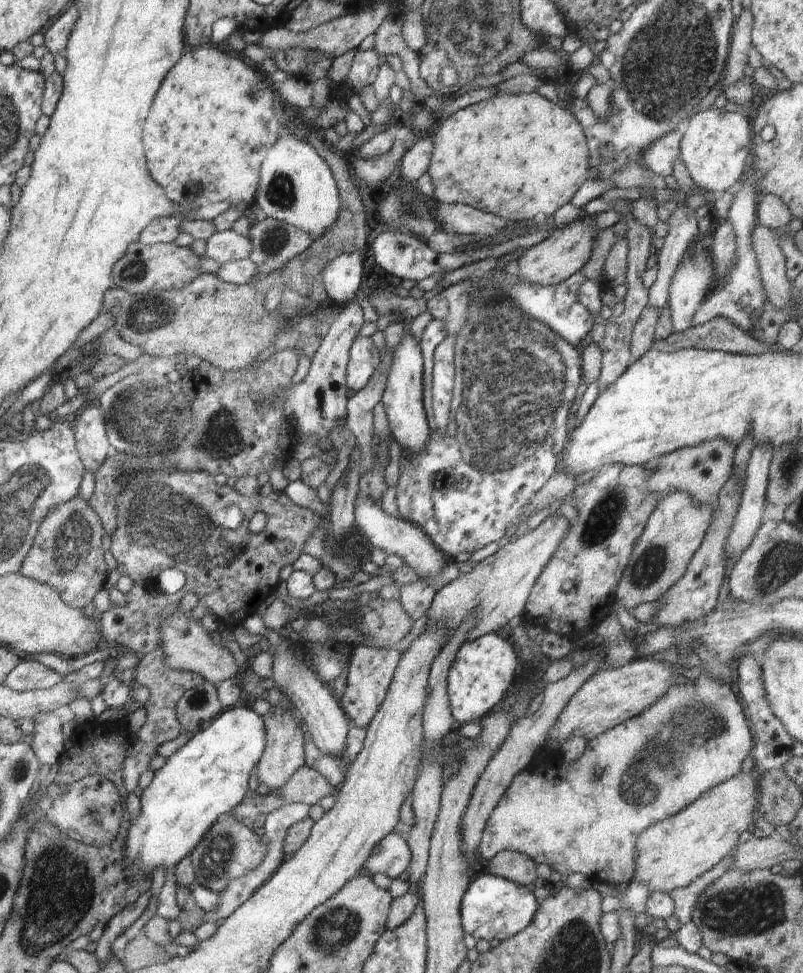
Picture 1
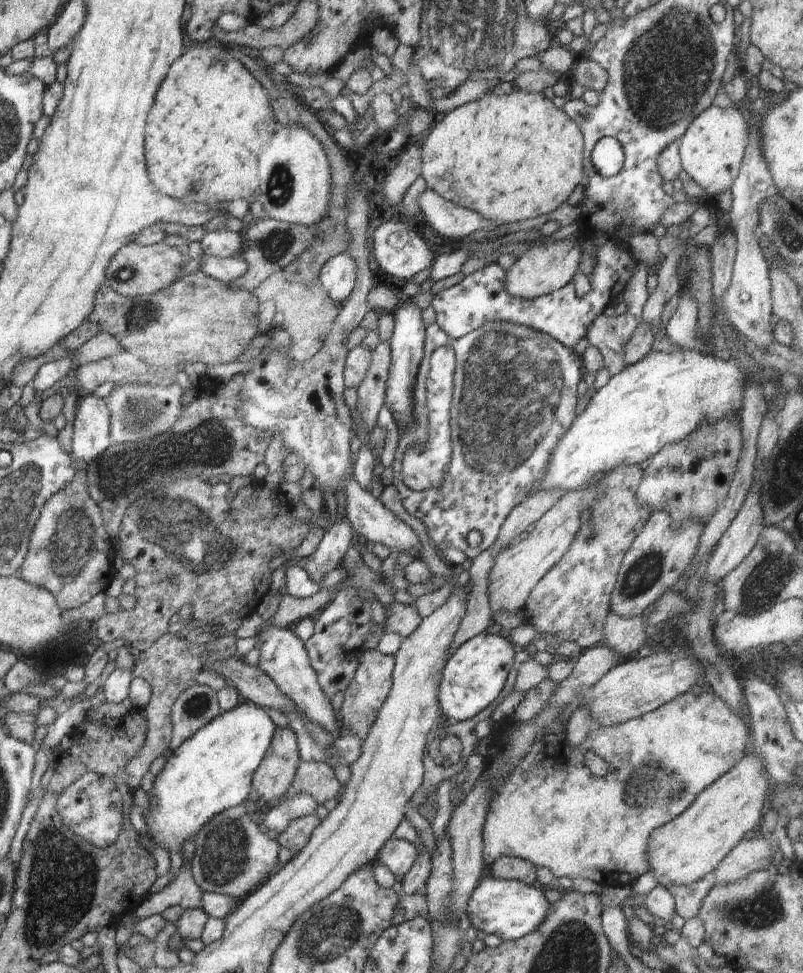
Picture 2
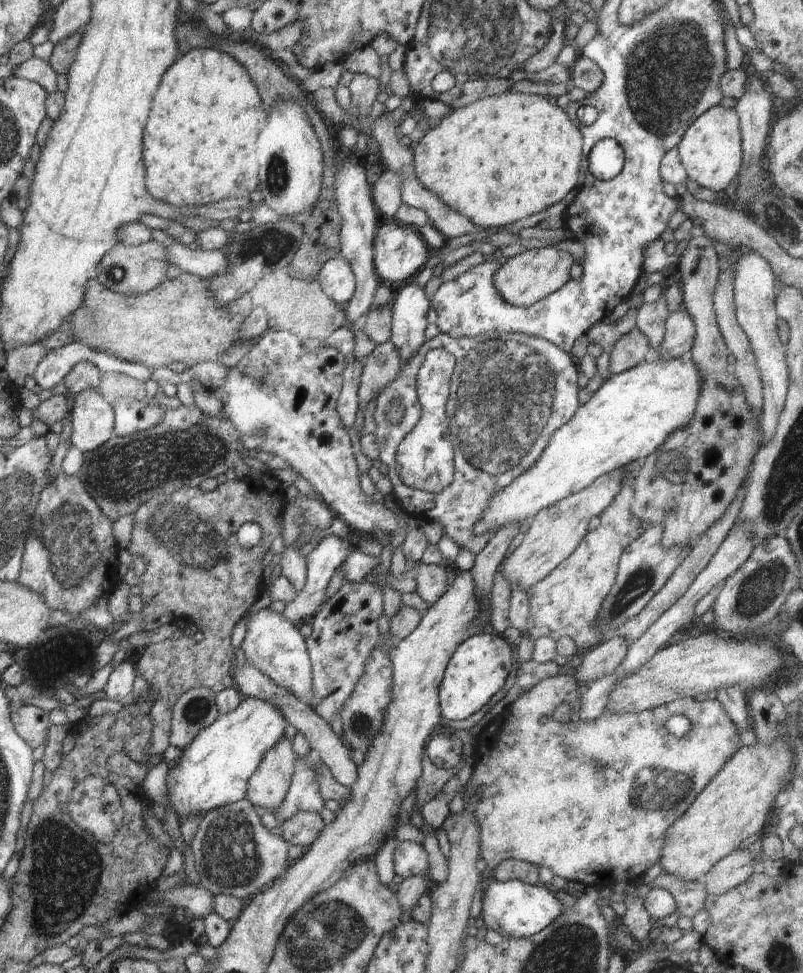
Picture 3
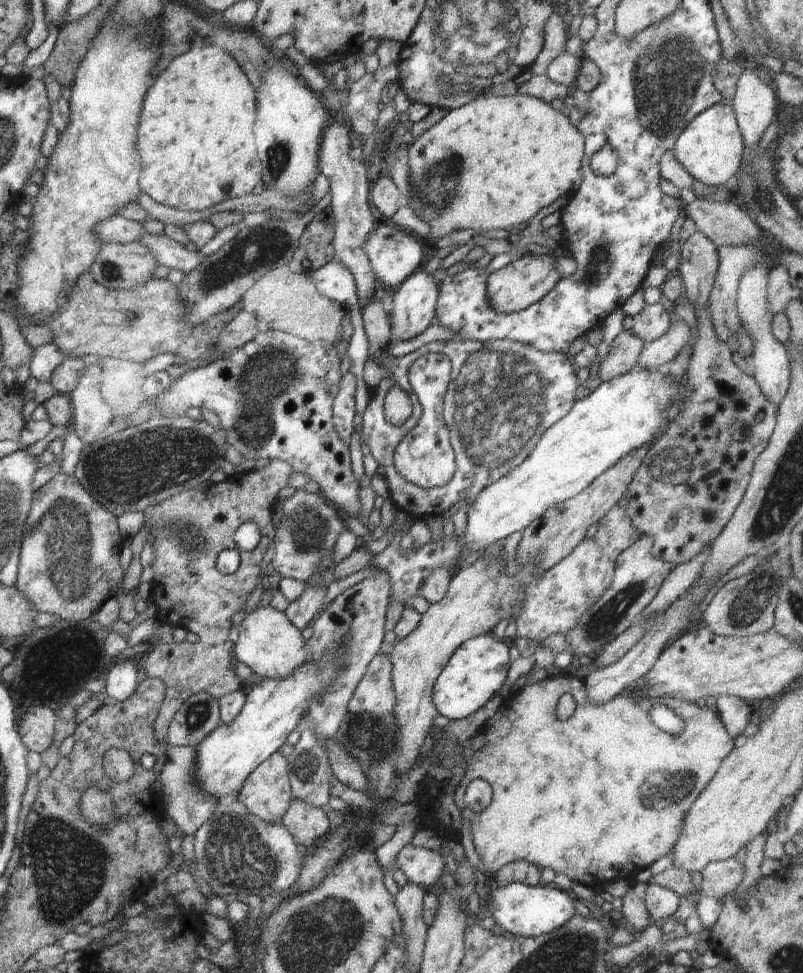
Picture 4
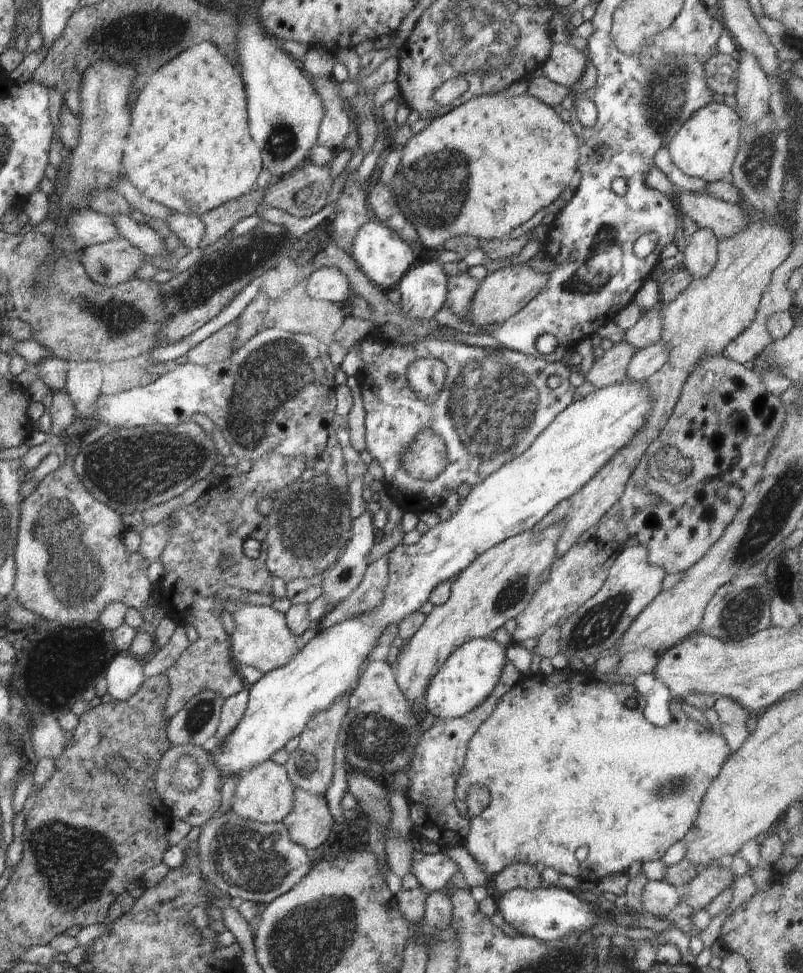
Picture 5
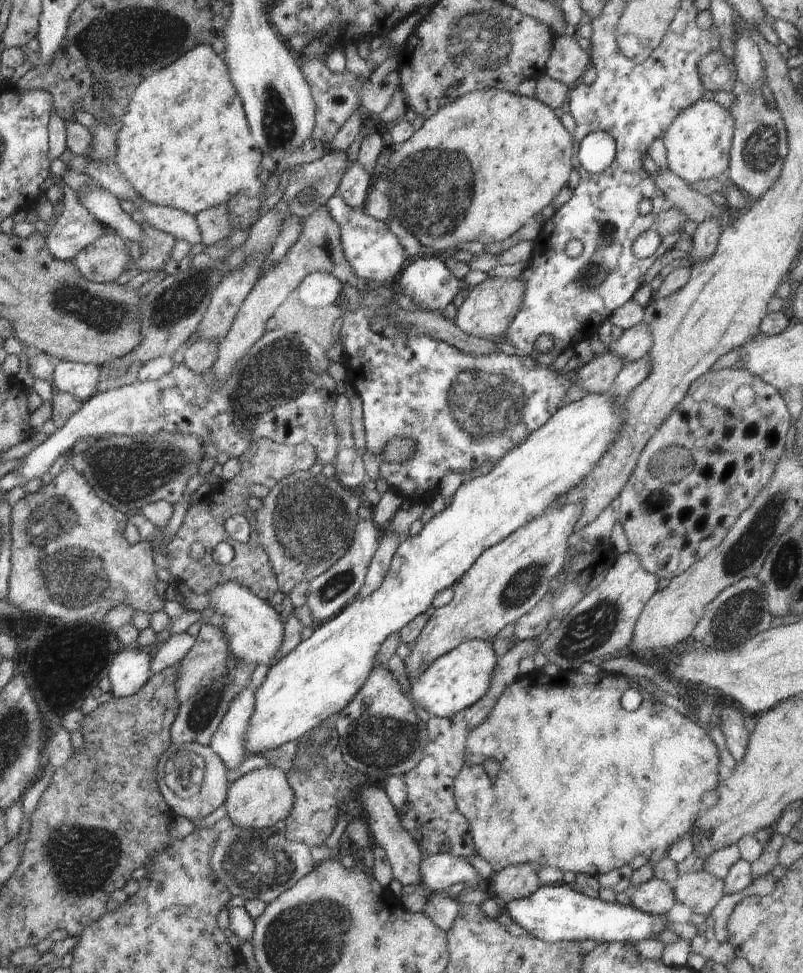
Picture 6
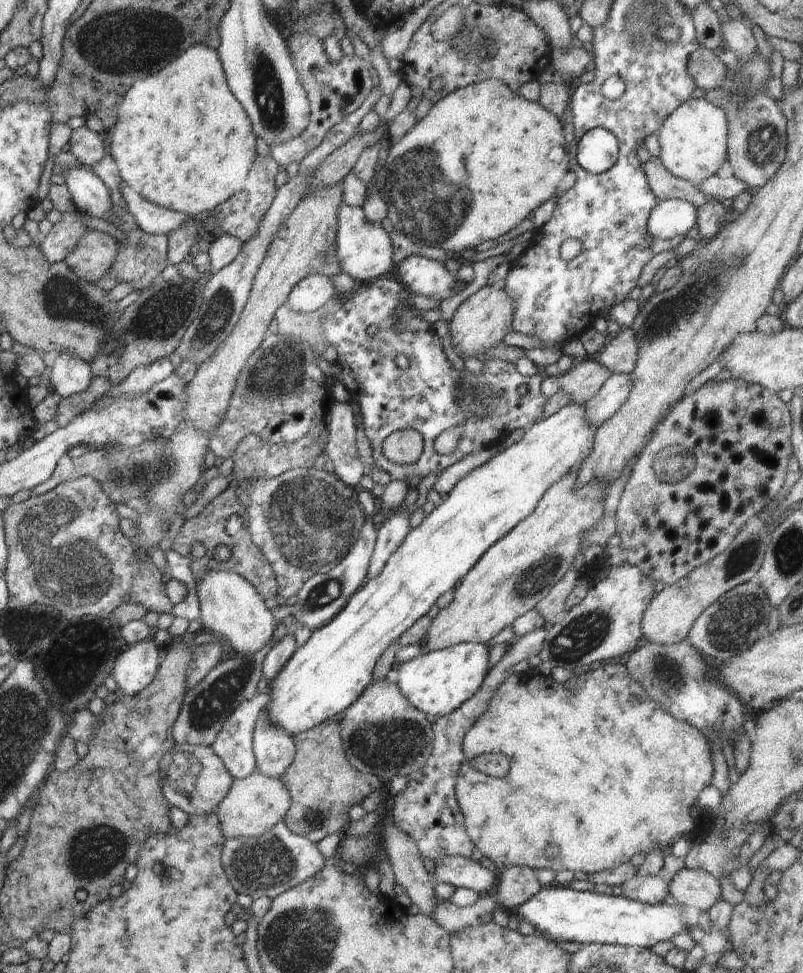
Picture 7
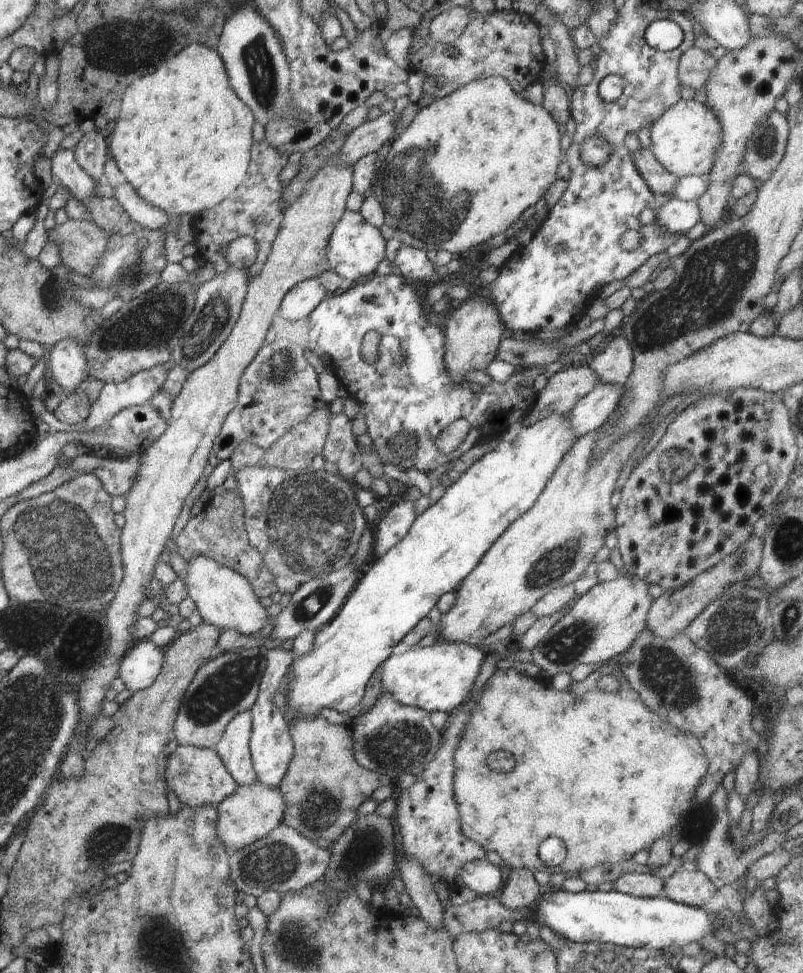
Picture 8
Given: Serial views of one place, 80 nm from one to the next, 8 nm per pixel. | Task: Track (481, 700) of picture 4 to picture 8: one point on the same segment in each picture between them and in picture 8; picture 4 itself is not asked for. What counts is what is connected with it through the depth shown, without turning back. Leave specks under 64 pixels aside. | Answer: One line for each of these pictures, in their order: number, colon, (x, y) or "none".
5: (471, 672)
6: (451, 683)
7: (438, 682)
8: (438, 677)

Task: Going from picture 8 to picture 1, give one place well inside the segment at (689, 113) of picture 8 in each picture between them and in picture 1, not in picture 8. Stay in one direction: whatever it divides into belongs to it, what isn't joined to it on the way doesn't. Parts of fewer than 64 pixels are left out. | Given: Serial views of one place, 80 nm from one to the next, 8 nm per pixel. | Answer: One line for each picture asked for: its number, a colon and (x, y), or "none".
1: (716, 148)
2: (711, 151)
3: (711, 153)
4: (710, 148)
5: (704, 147)
6: (698, 143)
7: (693, 140)

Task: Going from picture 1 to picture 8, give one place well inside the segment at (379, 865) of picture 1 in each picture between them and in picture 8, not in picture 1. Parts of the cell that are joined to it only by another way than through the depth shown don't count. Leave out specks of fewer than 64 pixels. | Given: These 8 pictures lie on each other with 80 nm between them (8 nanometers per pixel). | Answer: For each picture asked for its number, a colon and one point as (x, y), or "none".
2: (398, 856)
3: (410, 859)
4: (422, 867)
5: (434, 871)
6: (439, 871)
7: (457, 871)
8: (484, 878)

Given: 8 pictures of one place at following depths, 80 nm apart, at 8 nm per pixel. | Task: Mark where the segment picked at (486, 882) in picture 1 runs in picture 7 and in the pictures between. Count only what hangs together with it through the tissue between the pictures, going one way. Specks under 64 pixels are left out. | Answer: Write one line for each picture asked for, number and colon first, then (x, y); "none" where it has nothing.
2: (509, 909)
3: (514, 909)
4: (523, 911)
5: (548, 913)
6: (554, 913)
7: (559, 913)

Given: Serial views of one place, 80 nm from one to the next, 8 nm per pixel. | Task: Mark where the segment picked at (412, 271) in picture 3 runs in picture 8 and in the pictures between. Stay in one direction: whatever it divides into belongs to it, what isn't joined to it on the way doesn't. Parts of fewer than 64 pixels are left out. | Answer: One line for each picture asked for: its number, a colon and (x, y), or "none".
4: (394, 254)
5: (383, 257)
6: (374, 253)
7: (364, 249)
8: (355, 249)

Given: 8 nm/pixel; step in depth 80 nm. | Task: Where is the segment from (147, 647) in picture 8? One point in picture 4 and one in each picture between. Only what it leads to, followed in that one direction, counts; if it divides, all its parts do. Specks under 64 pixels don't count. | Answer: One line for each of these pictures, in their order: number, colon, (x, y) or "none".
4: (122, 681)
5: (125, 677)
6: (130, 670)
7: (133, 670)

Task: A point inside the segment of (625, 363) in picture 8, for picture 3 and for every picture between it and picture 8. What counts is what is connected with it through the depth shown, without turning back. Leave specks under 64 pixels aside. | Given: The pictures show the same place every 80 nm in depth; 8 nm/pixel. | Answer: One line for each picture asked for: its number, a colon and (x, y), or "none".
3: (651, 319)
4: (653, 321)
5: (647, 331)
6: (634, 343)
7: (620, 353)

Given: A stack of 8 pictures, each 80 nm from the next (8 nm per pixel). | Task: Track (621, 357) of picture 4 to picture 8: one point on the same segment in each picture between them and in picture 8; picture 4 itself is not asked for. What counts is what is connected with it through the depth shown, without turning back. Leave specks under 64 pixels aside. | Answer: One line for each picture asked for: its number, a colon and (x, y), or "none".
5: (610, 369)
6: (597, 376)
7: (585, 379)
8: (564, 389)

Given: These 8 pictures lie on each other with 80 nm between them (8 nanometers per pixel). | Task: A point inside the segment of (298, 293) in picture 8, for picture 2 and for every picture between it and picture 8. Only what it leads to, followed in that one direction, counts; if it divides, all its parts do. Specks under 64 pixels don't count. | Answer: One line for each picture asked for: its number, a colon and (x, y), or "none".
2: (338, 276)
3: (335, 278)
4: (333, 280)
5: (327, 284)
6: (320, 289)
7: (313, 292)

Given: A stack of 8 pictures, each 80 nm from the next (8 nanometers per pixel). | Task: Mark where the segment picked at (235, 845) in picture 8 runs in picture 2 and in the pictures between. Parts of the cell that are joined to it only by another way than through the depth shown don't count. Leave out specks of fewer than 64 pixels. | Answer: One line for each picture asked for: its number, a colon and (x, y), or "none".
2: (271, 780)
3: (267, 787)
4: (266, 794)
5: (265, 794)
6: (261, 798)
7: (254, 804)

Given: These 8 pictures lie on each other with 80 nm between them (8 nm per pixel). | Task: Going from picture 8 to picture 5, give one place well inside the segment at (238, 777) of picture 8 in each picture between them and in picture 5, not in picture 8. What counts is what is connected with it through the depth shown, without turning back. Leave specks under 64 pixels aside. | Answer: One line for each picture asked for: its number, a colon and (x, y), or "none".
5: (234, 708)
6: (229, 742)
7: (234, 744)

